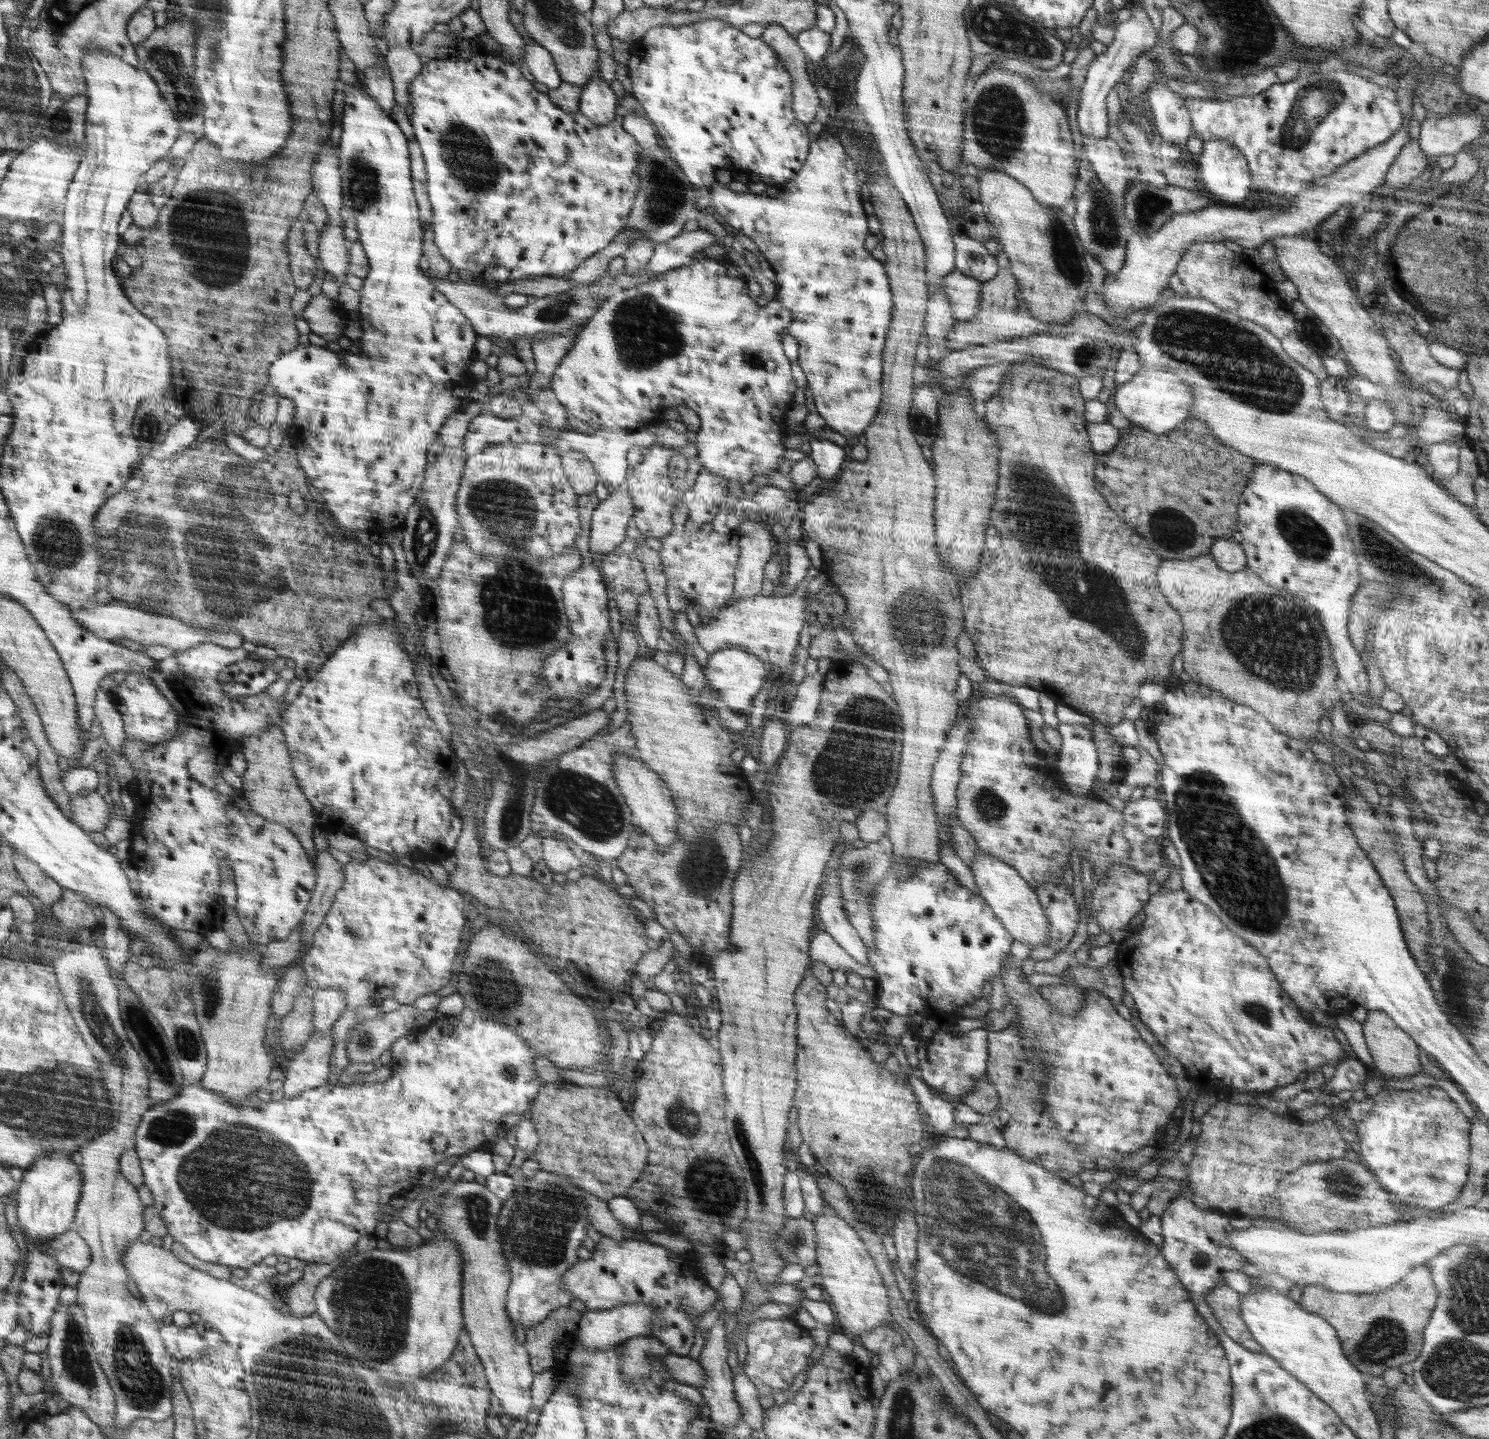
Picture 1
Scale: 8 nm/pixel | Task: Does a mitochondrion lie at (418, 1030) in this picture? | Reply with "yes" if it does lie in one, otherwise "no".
no

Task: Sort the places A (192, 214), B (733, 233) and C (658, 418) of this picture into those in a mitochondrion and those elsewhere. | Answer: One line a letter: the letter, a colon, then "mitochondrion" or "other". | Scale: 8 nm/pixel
A: mitochondrion
B: other
C: other

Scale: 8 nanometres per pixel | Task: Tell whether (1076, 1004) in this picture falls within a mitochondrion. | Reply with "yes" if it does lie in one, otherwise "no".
no

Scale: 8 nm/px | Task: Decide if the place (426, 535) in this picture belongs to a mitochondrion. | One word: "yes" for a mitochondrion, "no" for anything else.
yes

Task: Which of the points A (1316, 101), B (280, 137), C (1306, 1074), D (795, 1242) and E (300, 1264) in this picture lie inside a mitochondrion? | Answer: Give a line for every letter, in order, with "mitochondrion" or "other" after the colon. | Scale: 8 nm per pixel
A: mitochondrion
B: other
C: other
D: mitochondrion
E: other

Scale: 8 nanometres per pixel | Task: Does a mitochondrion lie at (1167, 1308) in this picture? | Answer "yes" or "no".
no

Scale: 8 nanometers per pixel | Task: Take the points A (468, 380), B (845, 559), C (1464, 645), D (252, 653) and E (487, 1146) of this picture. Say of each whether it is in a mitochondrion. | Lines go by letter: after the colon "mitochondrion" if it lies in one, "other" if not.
A: other
B: other
C: other
D: other
E: other

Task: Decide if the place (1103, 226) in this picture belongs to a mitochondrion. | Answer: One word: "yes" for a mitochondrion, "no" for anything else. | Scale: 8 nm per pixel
yes

